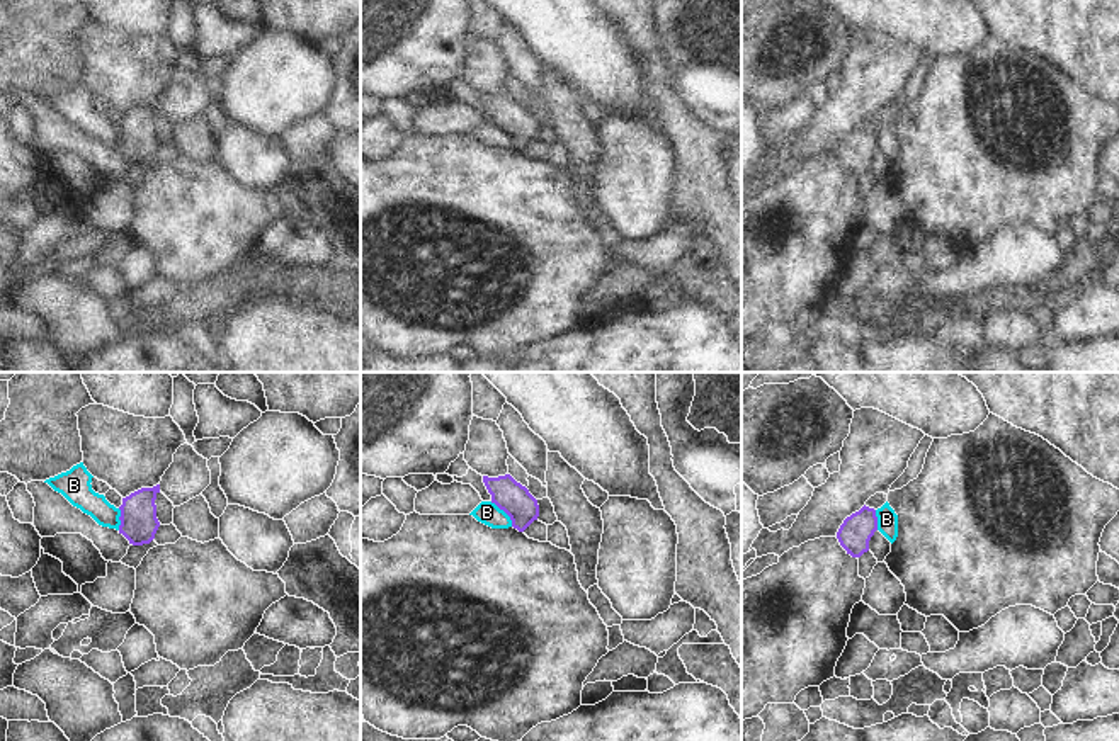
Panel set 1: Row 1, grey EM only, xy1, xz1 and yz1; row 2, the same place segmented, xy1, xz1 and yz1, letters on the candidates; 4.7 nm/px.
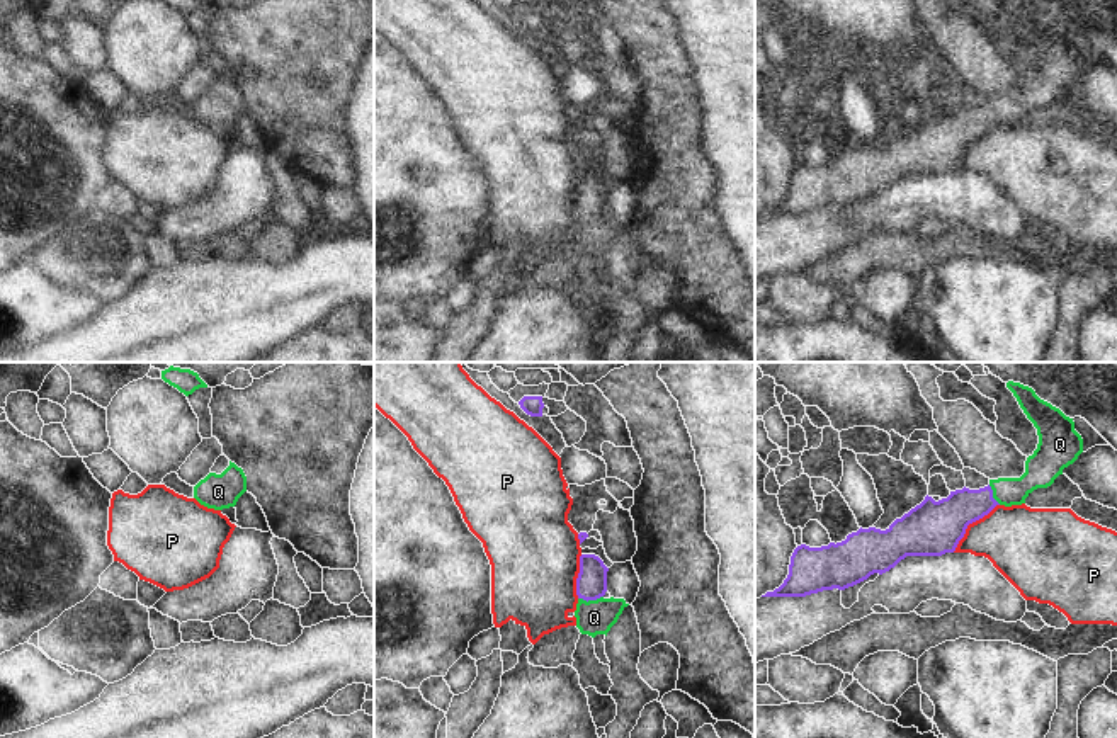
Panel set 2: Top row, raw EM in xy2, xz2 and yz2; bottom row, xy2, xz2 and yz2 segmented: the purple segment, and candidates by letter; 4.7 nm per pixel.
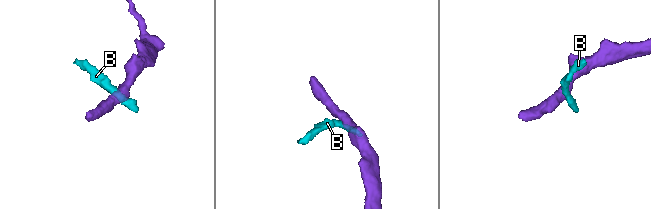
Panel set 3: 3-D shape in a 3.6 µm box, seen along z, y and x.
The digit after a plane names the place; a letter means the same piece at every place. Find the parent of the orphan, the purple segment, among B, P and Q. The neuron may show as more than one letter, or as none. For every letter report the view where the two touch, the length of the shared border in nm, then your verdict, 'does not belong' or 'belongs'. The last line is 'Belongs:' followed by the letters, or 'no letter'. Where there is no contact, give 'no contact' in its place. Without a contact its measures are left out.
B: meets purple in xz1; contact 160 nm long; does not belong
P: meets purple in yz2; contact 320 nm long; does not belong
Q: meets purple in xz2; contact 120 nm long; belongs
Belongs: Q

